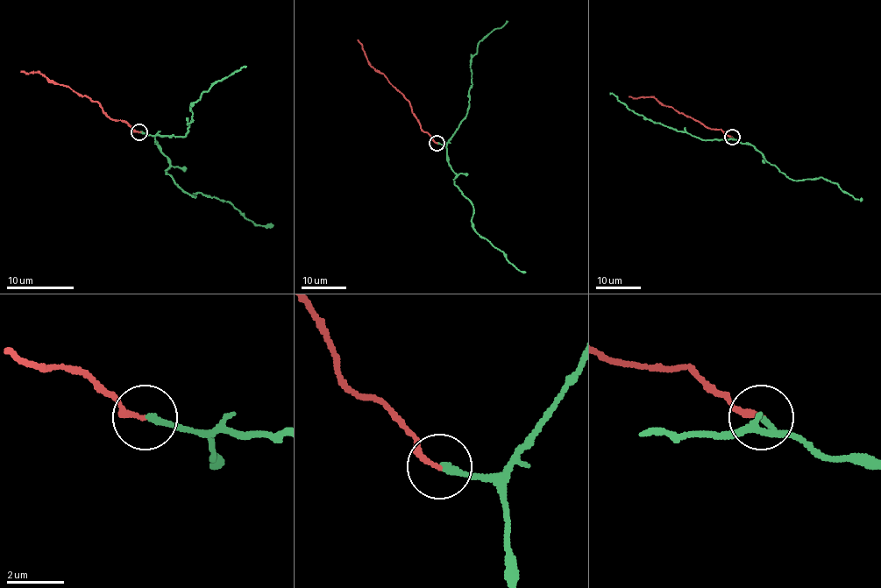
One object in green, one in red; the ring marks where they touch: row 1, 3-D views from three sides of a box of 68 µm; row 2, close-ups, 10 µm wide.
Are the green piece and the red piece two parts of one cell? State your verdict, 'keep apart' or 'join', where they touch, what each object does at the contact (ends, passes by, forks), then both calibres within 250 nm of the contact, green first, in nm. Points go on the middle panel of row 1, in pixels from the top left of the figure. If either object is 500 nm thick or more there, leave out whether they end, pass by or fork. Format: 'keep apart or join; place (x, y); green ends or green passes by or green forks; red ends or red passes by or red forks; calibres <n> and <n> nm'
join; place (436, 143); green ends; red ends; calibres 200 and 180 nm

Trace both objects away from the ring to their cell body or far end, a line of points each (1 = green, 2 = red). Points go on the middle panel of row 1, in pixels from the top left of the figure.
1: (436, 143), (445, 146), (448, 163), (457, 175), (454, 184), (472, 203), (472, 226), (526, 272)
2: (436, 143), (421, 129), (405, 97), (383, 74), (370, 65), (358, 39)

